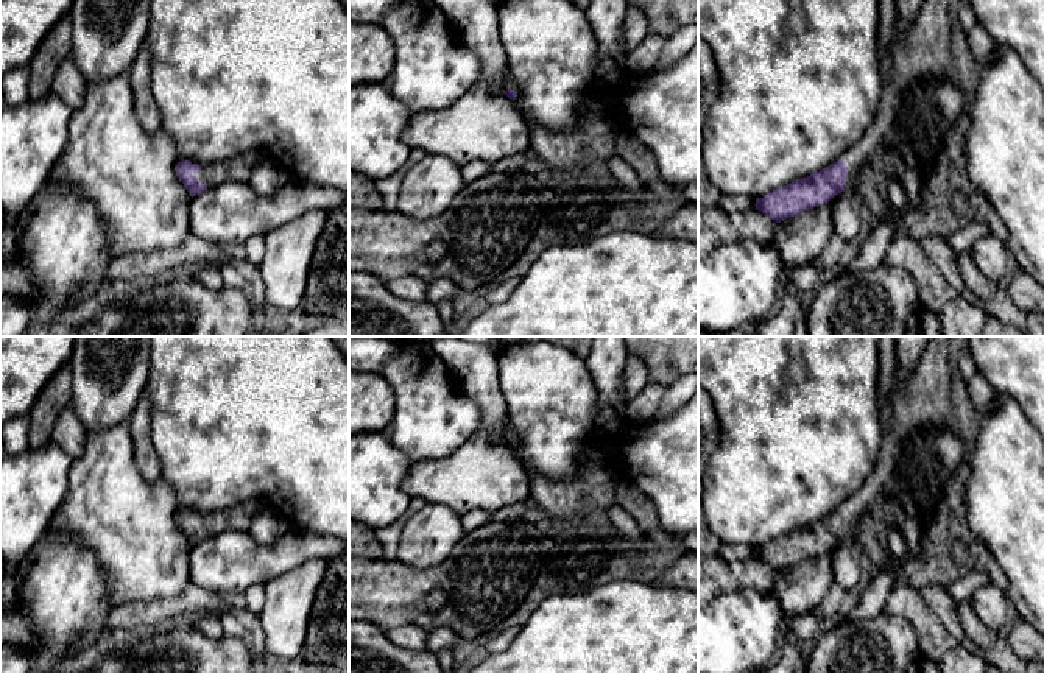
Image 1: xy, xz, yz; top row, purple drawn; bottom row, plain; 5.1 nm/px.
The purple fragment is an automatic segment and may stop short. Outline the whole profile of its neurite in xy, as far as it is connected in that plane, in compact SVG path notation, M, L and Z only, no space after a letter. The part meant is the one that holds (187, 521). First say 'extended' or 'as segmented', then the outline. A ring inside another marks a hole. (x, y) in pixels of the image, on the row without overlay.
extended; M252 499L242 503L240 506L231 506L223 511L212 511L204 516L185 508L179 508L176 520L189 544L193 547L203 542L206 537L212 537L229 530L248 531L252 519L265 506L265 502Z

